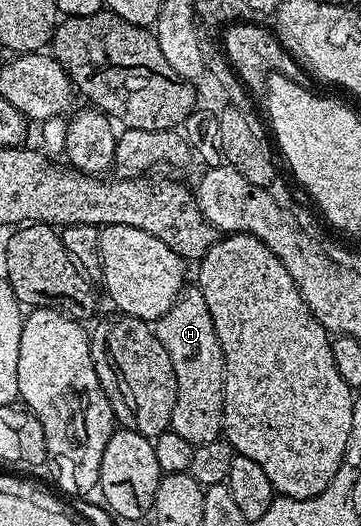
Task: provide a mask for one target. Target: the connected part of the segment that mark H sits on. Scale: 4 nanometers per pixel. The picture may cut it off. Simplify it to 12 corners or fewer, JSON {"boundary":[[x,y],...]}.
{"boundary":[[199,287],[154,328],[174,363],[170,428],[221,440],[224,356]]}

